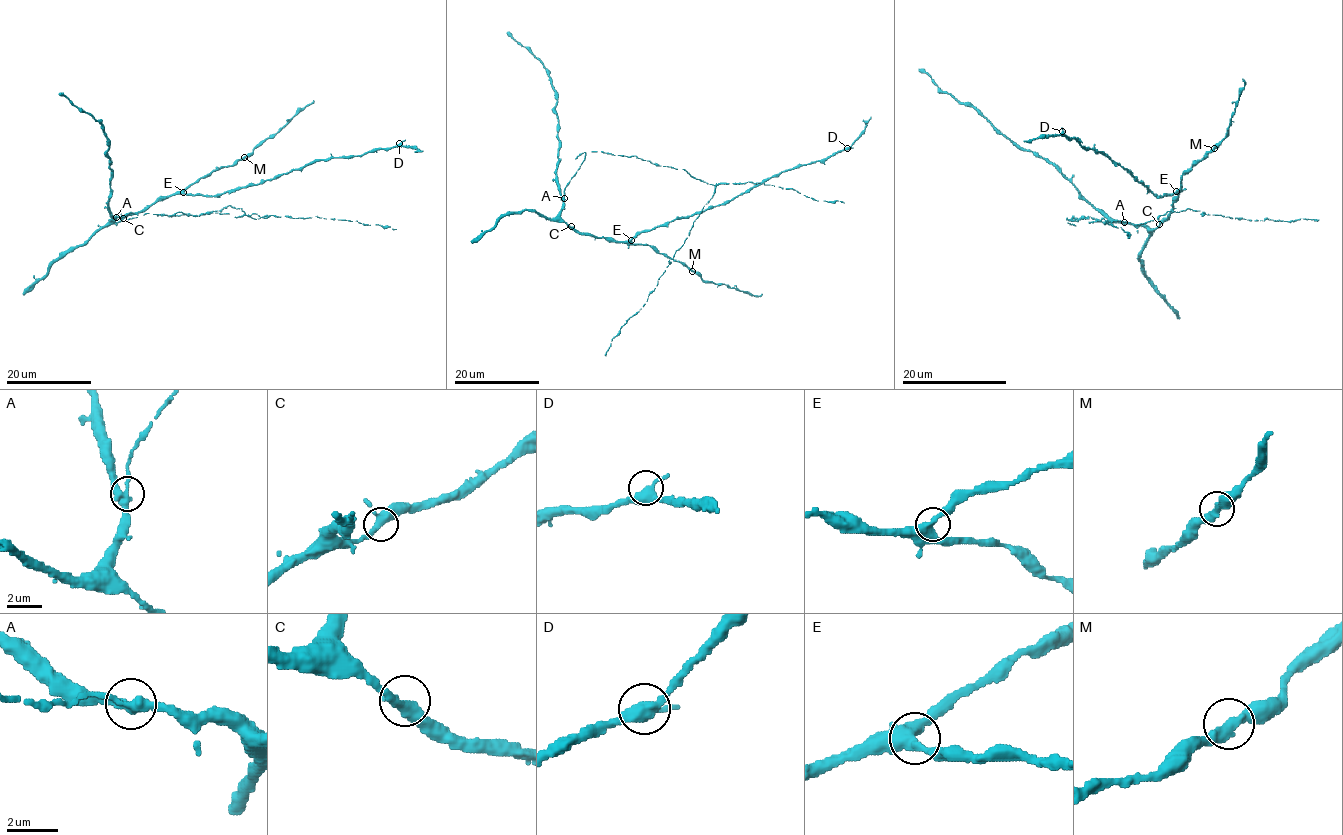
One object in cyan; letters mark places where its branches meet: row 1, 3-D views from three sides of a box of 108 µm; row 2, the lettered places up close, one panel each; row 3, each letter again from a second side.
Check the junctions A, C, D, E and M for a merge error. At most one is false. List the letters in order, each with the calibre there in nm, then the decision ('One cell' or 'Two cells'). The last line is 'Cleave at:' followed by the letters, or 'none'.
A: Thickness 320 nm. Two cells
C: Thickness 320 nm. One cell
D: Thickness 360 nm. One cell
E: Thickness 360 nm. One cell
M: Thickness 360 nm. One cell
Cleave at: A

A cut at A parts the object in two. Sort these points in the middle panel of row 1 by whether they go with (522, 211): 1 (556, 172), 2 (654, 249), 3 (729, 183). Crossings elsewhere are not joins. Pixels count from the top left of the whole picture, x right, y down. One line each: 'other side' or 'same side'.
1: same side
2: same side
3: other side

